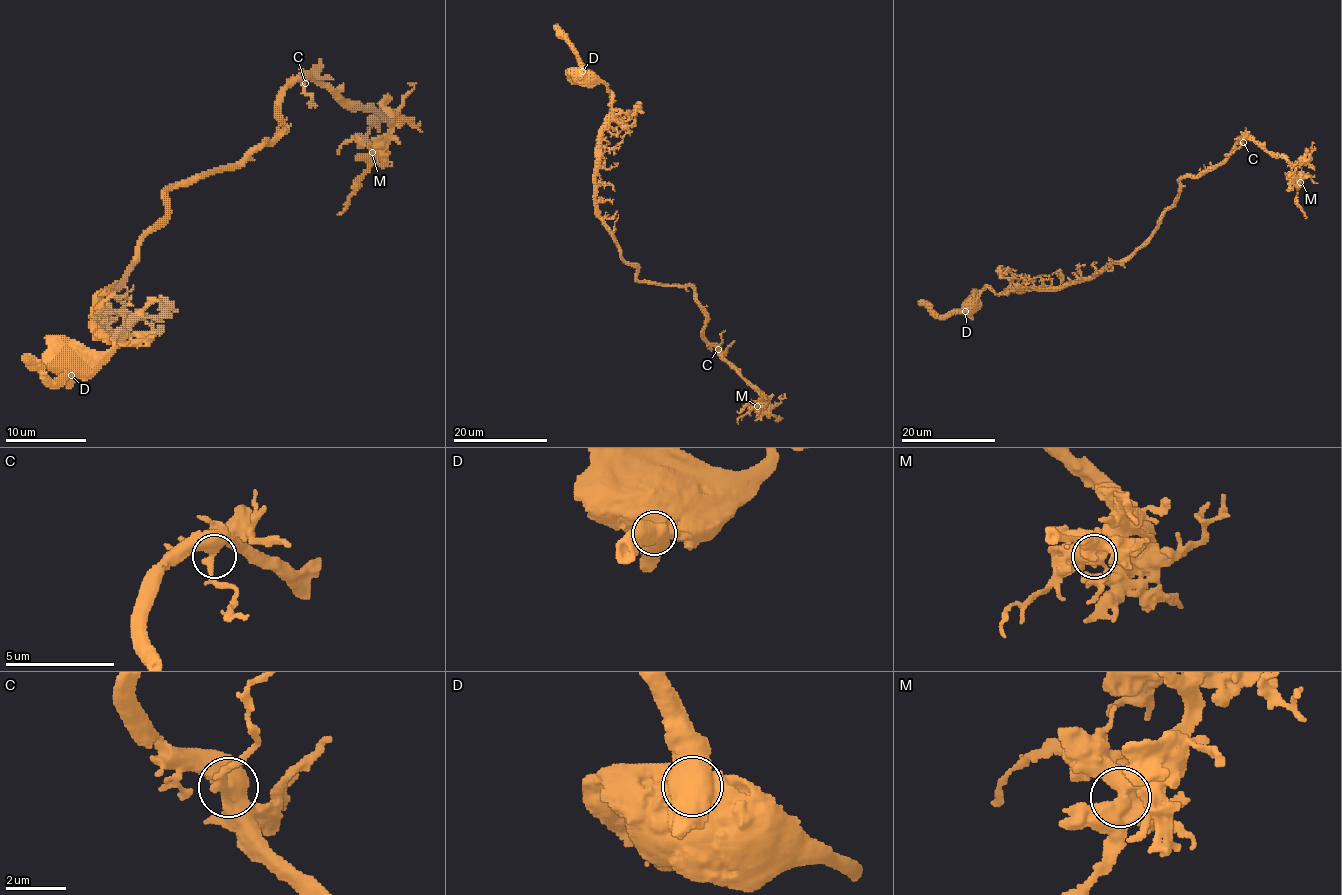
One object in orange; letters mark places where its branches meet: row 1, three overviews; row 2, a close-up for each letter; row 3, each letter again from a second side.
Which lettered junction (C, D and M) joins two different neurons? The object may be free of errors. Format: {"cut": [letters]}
{"cut": []}

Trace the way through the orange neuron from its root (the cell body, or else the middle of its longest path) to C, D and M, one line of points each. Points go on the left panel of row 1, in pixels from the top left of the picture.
C: (75, 360), (121, 344), (95, 326), (95, 301), (165, 214), (165, 192), (234, 170), (305, 83)
D: (75, 360), (70, 356), (70, 374)
M: (75, 360), (121, 344), (95, 301), (165, 192), (266, 144), (289, 85), (369, 105), (390, 128), (372, 152)

